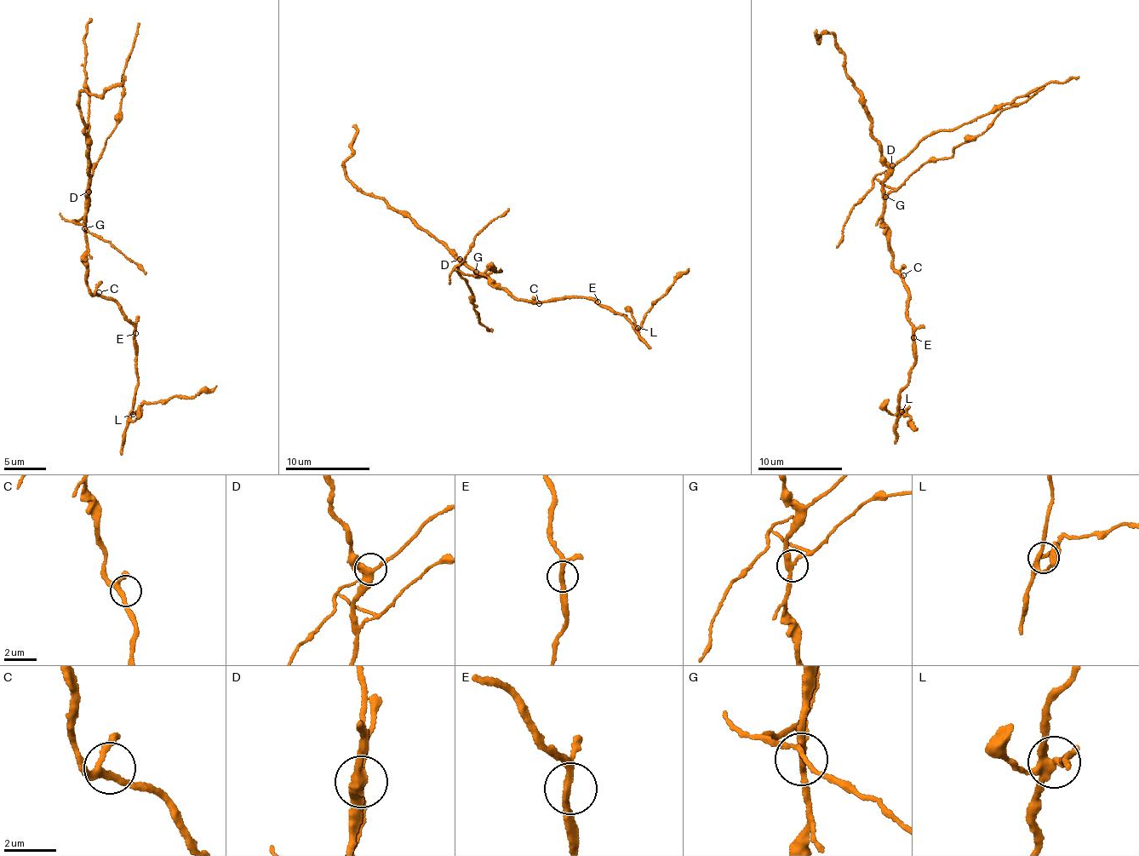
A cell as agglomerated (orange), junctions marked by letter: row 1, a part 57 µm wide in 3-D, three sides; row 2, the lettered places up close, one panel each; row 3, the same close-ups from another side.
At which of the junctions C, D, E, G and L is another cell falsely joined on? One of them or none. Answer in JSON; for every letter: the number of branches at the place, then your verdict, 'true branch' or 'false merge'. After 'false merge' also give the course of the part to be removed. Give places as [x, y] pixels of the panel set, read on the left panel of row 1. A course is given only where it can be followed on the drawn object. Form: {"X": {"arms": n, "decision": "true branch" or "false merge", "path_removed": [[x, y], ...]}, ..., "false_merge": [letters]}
{"C": {"arms": 3, "decision": "true branch"}, "D": {"arms": 3, "decision": "true branch"}, "E": {"arms": 3, "decision": "true branch"}, "G": {"arms": 3, "decision": "false merge", "path_removed": [[84, 228], [93, 169], [116, 127], [122, 95], [122, 78], [139, 23]]}, "L": {"arms": 4, "decision": "true branch"}, "false_merge": ["G"]}

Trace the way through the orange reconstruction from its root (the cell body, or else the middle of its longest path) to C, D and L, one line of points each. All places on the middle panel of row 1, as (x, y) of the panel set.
C: (500, 287), (521, 301), (539, 303)
D: (500, 287), (460, 261), (460, 259)
L: (500, 287), (521, 301), (531, 302), (555, 301), (564, 296), (591, 299), (626, 316), (638, 328)

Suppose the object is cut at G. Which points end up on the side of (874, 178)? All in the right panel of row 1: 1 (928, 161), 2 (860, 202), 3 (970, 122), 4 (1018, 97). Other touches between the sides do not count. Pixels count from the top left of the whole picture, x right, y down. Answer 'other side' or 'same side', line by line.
1: same side
2: same side
3: other side
4: other side

